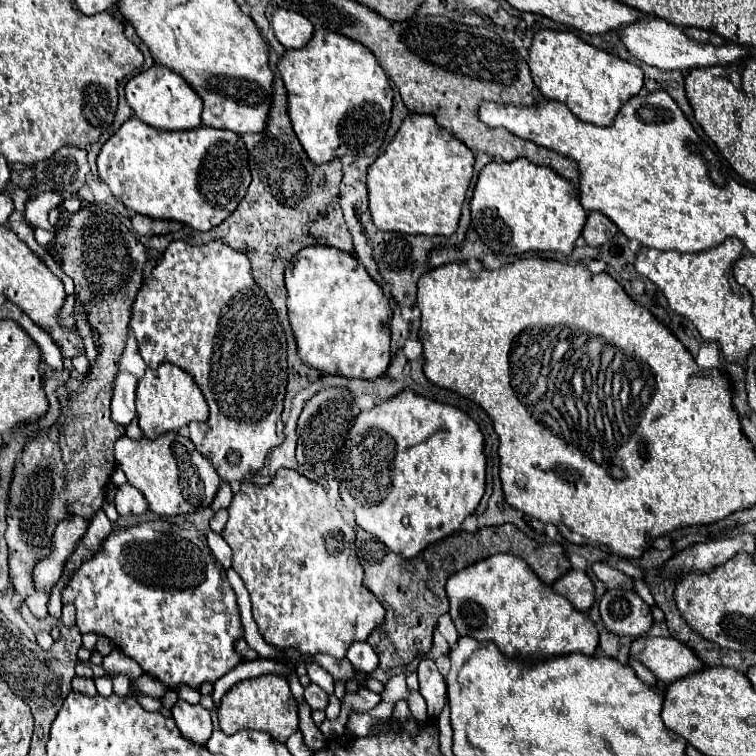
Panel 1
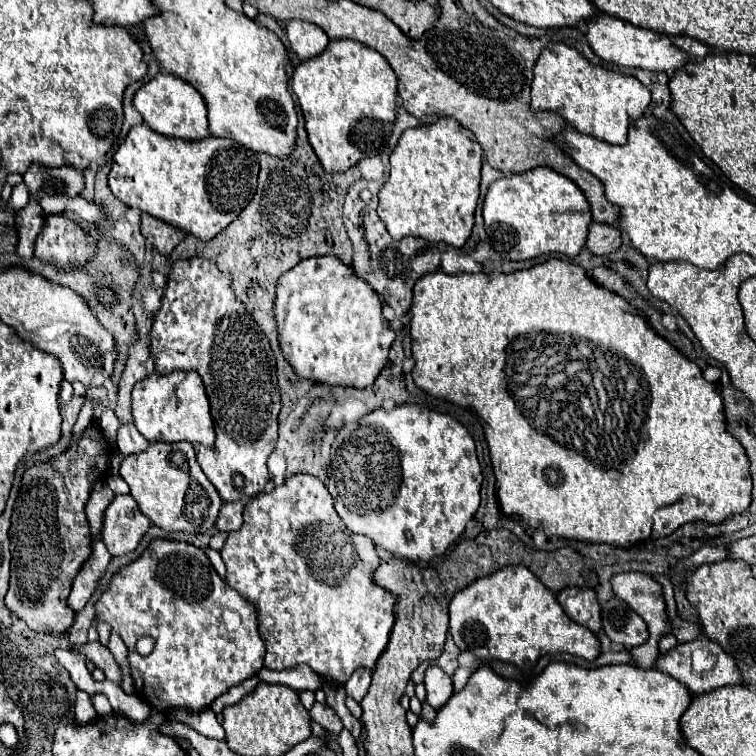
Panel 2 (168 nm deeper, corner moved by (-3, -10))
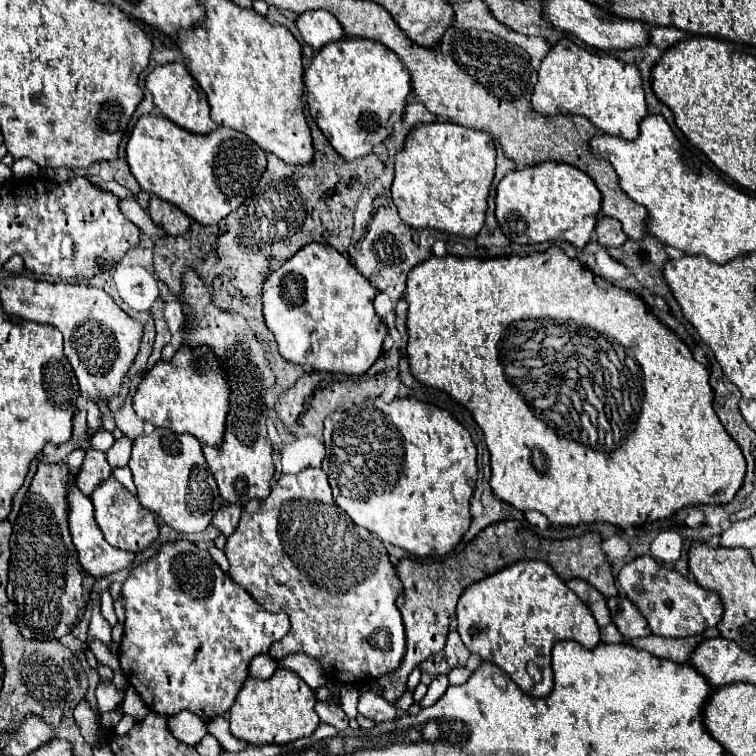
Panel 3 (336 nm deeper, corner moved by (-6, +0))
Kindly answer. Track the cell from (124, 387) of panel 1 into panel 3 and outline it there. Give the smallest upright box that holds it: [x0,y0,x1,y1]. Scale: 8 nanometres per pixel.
[106,437,132,467]

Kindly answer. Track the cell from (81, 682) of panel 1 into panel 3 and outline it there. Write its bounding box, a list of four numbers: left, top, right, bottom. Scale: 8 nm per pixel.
[74,699,100,745]

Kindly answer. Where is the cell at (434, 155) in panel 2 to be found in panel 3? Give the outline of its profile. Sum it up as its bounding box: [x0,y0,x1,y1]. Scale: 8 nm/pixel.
[392,123,496,239]

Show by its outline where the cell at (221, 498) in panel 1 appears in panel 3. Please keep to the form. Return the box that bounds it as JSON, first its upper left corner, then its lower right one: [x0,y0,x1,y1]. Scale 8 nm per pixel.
[212,503,242,537]

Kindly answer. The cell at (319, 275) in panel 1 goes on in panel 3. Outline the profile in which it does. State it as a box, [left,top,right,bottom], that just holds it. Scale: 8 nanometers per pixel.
[262,243,388,375]

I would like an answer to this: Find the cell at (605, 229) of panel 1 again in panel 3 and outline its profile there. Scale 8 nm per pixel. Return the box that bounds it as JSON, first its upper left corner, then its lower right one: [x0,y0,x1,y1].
[596,217,626,247]

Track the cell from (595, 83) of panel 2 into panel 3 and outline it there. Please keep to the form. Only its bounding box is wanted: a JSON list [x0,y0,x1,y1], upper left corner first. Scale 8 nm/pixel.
[532,37,646,139]

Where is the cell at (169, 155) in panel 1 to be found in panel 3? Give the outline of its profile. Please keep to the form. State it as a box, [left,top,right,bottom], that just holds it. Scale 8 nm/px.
[126,113,266,225]

